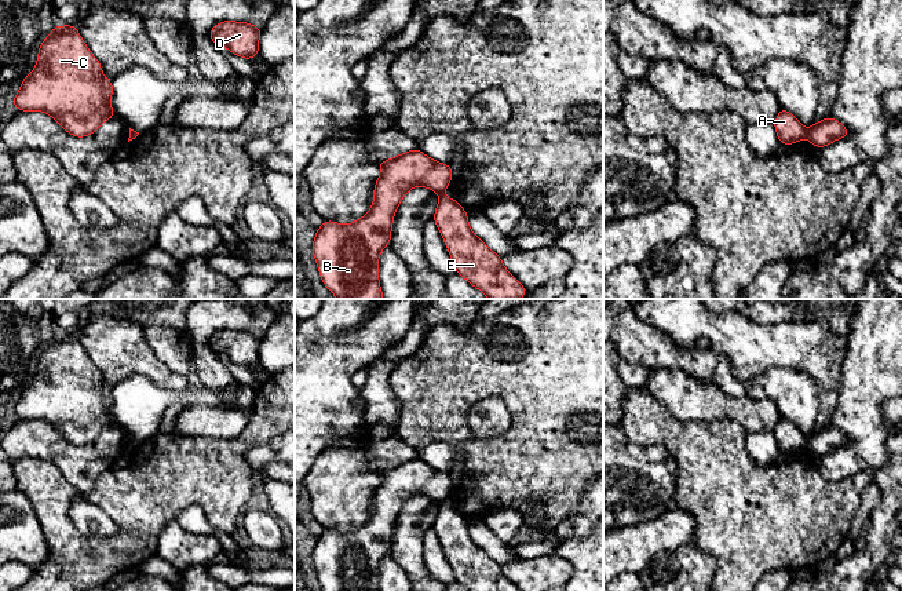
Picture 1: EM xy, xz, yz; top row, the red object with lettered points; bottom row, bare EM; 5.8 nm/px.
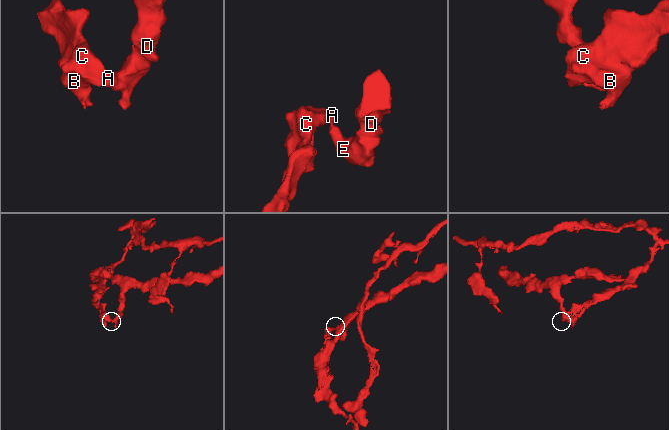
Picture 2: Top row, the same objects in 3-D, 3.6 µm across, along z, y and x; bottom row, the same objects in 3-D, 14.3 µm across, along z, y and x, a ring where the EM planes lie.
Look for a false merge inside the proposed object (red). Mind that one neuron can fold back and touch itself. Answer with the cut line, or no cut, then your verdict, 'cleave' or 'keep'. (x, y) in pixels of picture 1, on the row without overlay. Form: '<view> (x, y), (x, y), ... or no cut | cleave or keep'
yz (809, 438), (806, 445) | cleave

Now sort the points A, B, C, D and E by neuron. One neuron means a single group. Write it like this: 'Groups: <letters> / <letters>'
Groups: A B C / D E

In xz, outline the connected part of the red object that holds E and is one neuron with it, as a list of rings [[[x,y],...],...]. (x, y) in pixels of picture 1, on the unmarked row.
[[[439,504],[432,529],[439,537],[459,584],[465,587],[468,591],[519,591],[504,576],[503,568],[470,537],[468,523],[454,507]]]

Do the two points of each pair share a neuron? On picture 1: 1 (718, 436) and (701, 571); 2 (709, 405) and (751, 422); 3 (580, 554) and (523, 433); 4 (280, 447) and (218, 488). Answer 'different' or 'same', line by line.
1: same
2: same
3: different
4: different

